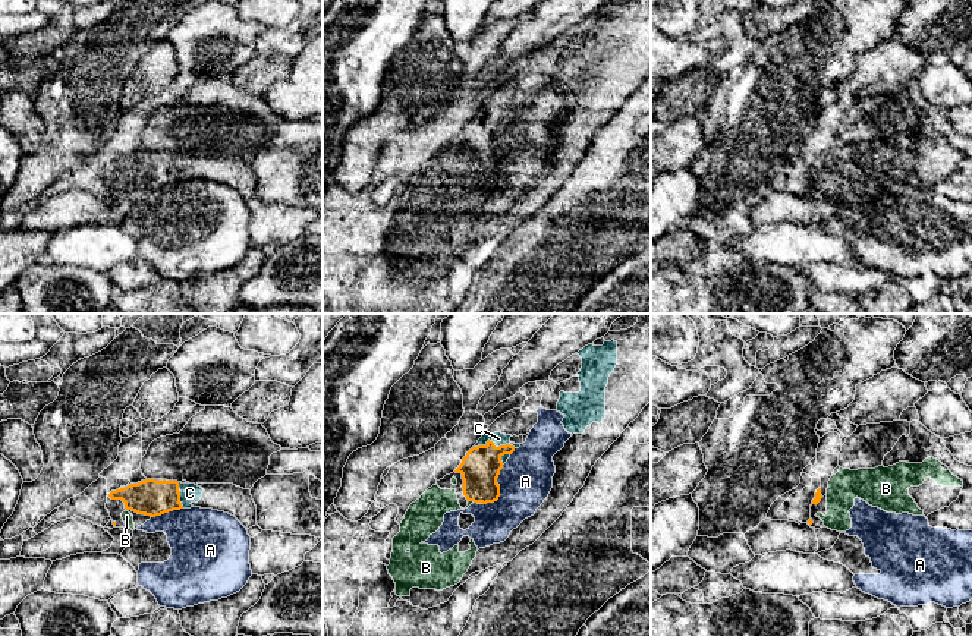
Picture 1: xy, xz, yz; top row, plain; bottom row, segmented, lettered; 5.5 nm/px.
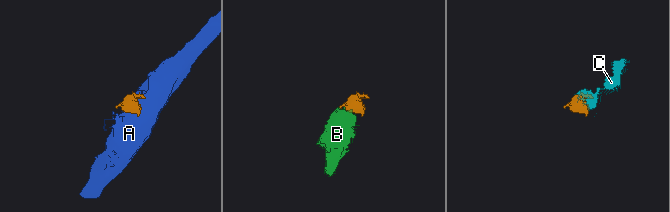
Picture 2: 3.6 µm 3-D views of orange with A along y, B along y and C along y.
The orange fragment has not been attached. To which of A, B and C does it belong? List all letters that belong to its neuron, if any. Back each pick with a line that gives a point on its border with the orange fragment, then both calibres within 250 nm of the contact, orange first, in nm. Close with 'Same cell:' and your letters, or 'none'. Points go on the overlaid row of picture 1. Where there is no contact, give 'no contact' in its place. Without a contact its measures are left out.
B: xz (471, 500) | 220/180 nm
C: xz (494, 446) | 220/70 nm
Same cell: B, C

